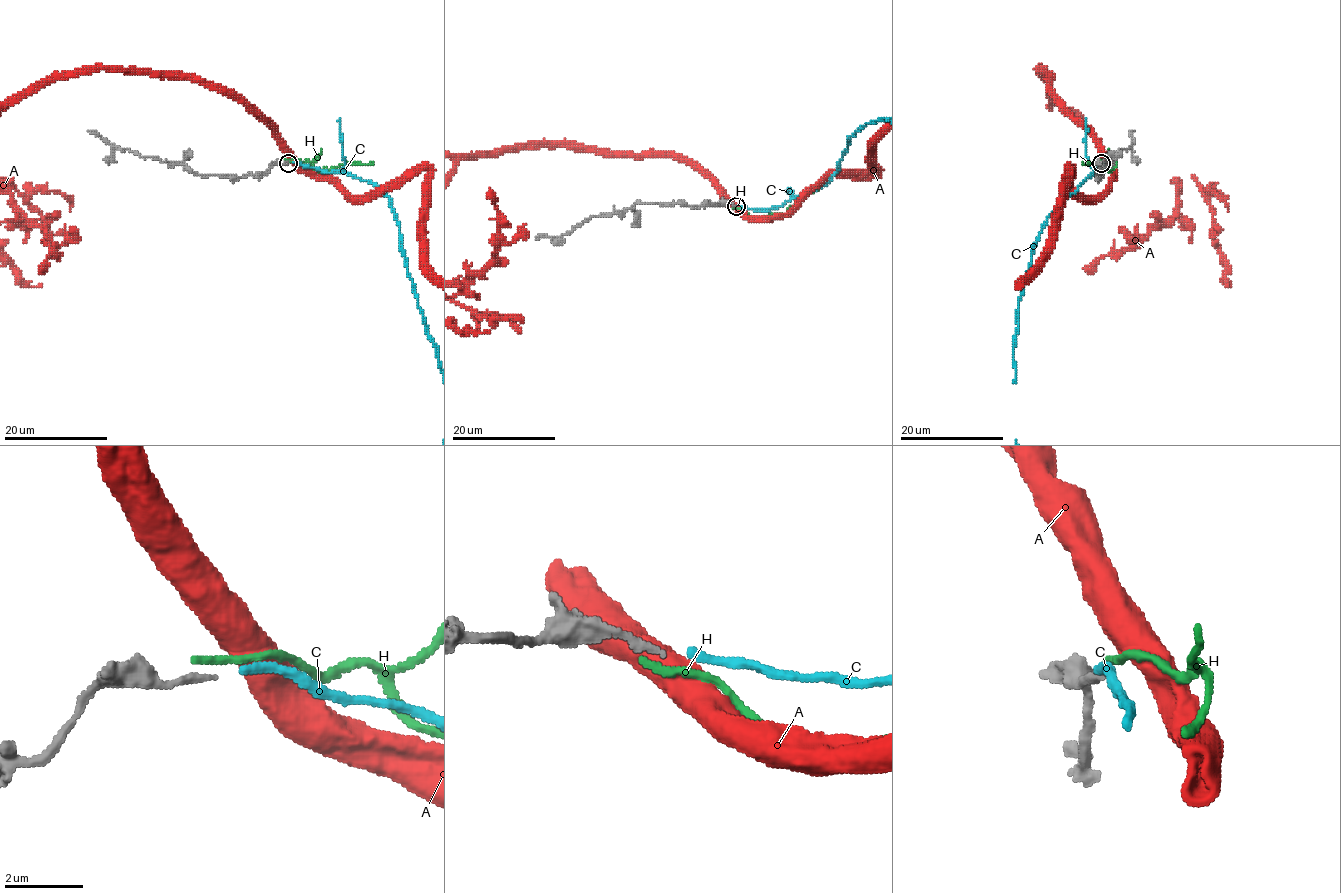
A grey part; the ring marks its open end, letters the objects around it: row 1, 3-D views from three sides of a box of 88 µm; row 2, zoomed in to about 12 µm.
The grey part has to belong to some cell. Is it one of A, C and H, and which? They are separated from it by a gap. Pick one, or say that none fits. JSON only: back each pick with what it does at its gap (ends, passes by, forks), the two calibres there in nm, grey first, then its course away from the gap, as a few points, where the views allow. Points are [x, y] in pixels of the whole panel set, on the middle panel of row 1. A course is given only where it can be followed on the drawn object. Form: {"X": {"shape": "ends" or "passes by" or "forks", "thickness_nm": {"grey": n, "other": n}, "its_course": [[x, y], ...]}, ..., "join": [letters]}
{"C": {"shape": "ends", "thickness_nm": {"grey": 180, "other": 220}}, "join": ["C"]}

